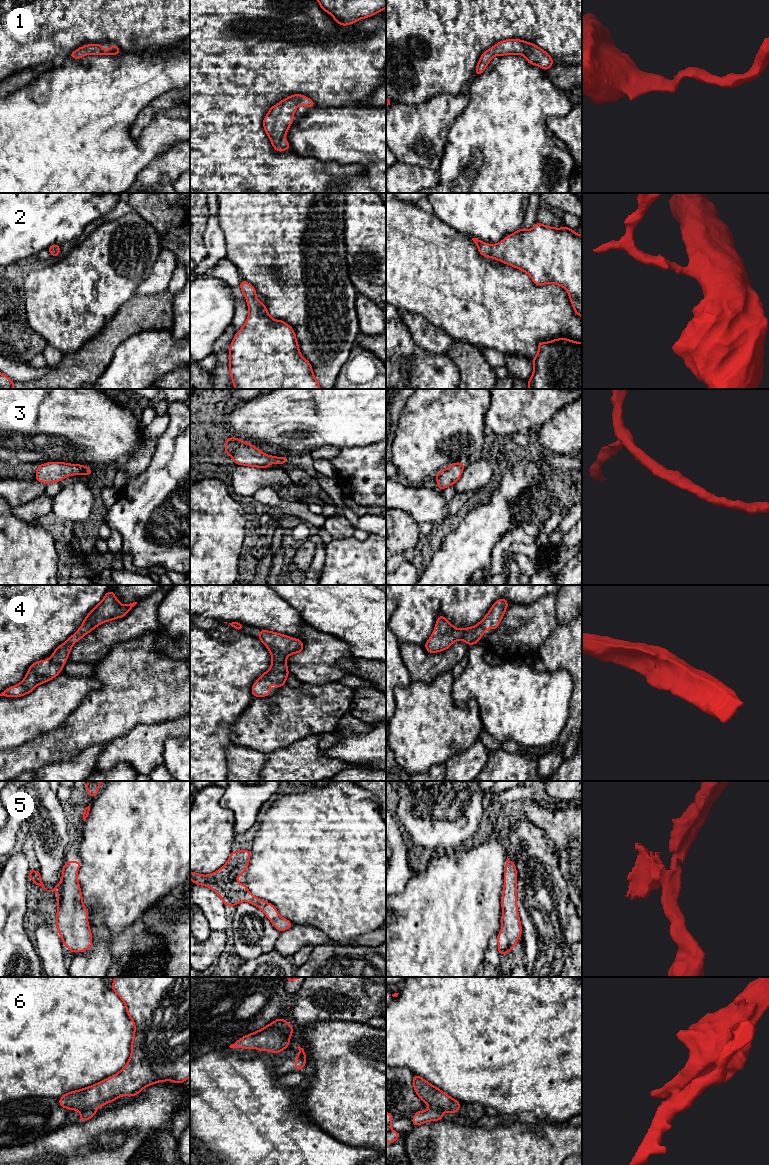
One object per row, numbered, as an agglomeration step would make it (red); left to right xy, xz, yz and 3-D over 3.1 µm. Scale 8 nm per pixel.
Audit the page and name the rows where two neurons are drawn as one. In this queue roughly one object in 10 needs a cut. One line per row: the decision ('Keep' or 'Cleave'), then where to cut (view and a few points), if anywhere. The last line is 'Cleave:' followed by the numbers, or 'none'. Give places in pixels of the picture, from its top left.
1: Keep. No split
2: Keep. No split
3: Keep. No split
4: Keep. No split
5: Keep. No split
6: Cleave. Split along xz (274, 1021), (285, 1031), (292, 1031)
Cleave: 6

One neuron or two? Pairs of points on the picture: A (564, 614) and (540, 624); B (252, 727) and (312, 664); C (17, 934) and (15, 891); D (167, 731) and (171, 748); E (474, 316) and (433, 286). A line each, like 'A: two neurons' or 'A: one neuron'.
A: two neurons
B: two neurons
C: one neuron
D: two neurons
E: one neuron

